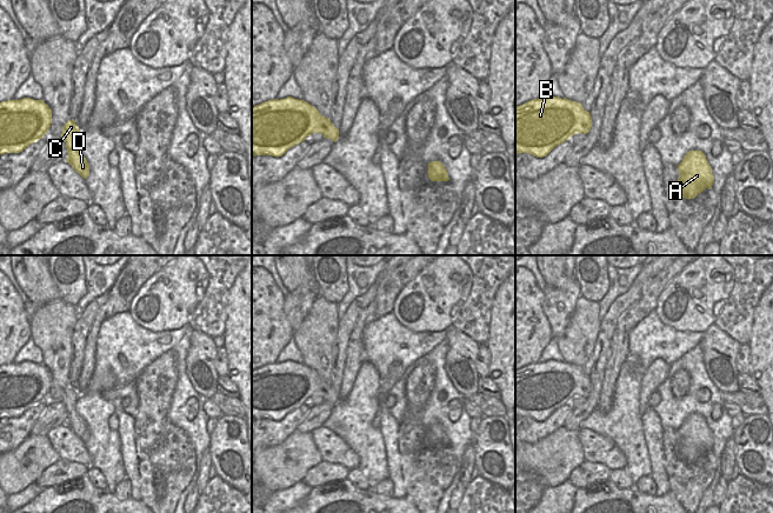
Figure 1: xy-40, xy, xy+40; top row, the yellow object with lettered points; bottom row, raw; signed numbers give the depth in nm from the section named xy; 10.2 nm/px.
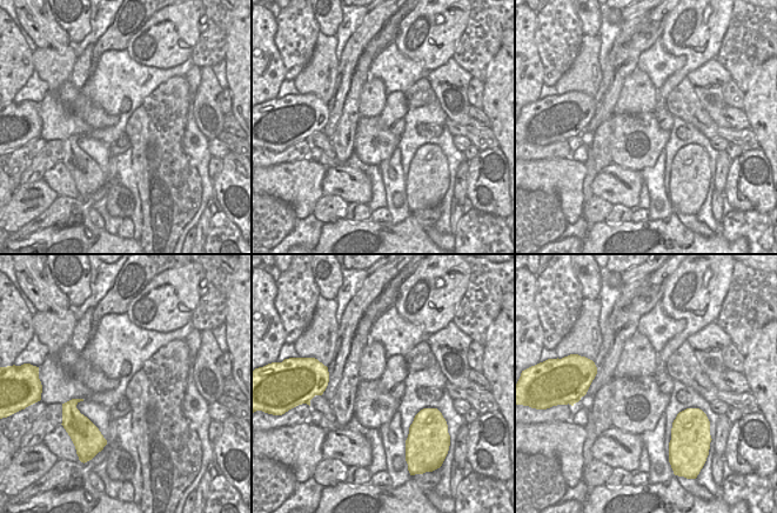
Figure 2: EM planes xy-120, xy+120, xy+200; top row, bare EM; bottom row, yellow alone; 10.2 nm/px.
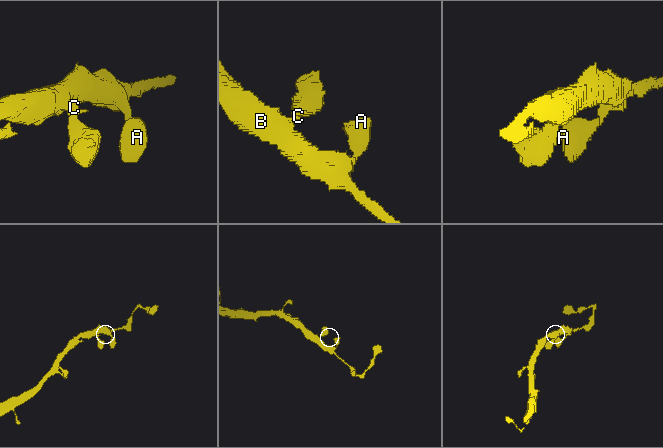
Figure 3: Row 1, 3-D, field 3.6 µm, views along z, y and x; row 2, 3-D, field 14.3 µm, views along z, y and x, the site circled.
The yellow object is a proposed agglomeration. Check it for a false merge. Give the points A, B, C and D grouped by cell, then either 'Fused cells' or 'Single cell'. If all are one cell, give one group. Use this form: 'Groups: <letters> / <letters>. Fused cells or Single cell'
Groups: A B C D. Single cell.

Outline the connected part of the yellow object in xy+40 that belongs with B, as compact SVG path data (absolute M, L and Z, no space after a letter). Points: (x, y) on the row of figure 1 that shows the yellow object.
M559 96L529 100L515 106L515 153L546 156L577 133L587 134L592 116L582 105Z

